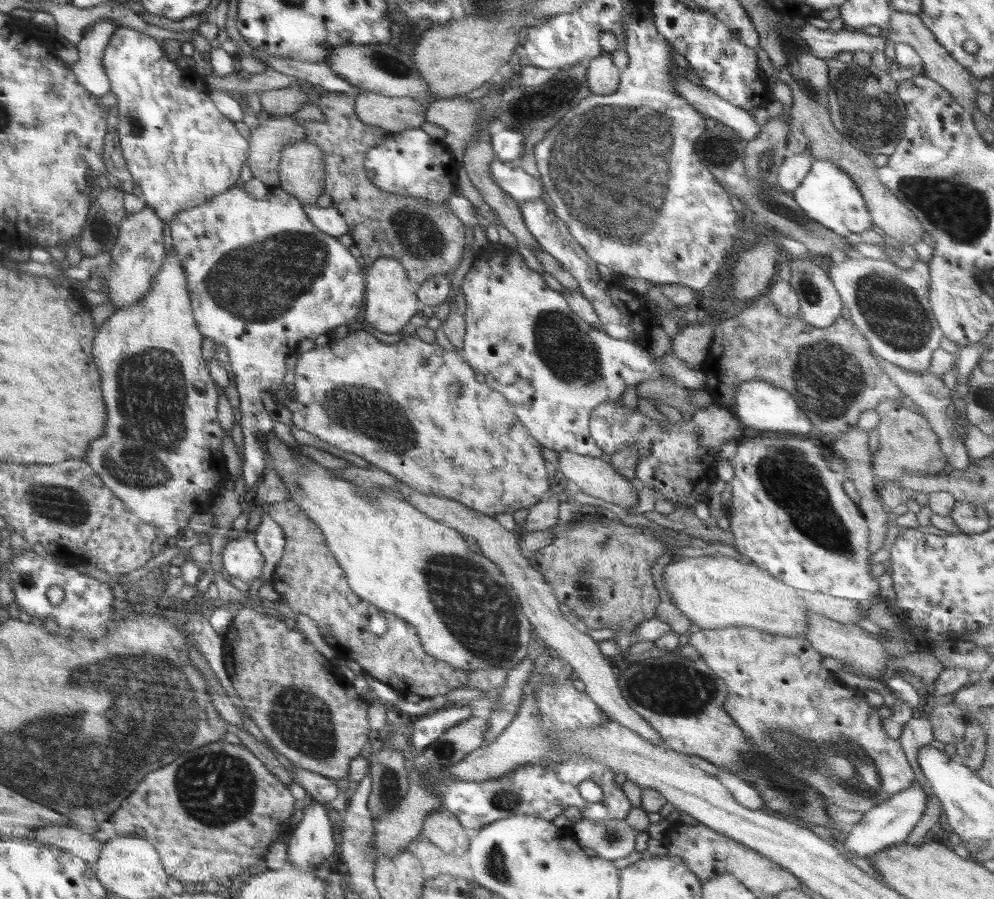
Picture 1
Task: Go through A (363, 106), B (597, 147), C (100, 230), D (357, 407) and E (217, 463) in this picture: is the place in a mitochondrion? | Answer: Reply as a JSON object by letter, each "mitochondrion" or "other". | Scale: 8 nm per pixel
{"A":"other","B":"mitochondrion","C":"mitochondrion","D":"mitochondrion","E":"other"}

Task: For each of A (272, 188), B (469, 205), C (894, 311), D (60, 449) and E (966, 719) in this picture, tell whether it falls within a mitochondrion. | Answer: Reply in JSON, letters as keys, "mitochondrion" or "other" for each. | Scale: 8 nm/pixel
{"A":"other","B":"other","C":"mitochondrion","D":"other","E":"other"}

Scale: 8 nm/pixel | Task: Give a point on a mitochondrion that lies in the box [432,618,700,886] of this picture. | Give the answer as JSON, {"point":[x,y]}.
{"point":[497,864]}

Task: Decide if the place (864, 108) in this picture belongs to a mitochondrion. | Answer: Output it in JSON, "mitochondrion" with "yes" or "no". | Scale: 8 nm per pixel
{"mitochondrion":"yes"}

